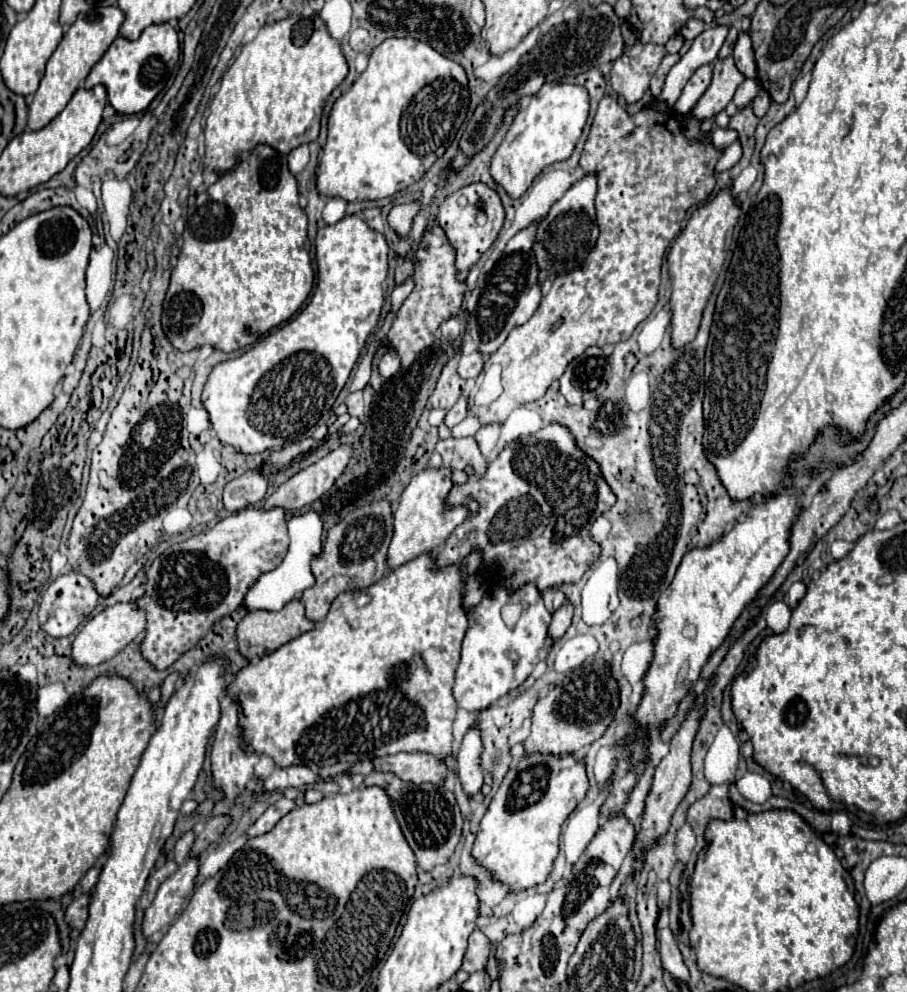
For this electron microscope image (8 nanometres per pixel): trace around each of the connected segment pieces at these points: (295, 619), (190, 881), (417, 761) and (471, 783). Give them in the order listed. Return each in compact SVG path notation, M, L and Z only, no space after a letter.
M292 600L288 602L282 610L278 612L268 612L268 610L252 610L248 612L240 622L238 622L238 628L236 628L236 640L238 640L238 650L244 658L250 658L252 656L252 646L258 648L258 654L260 652L266 652L270 654L272 650L280 648L282 644L298 638L300 634L308 632L314 628L314 622L310 622L304 614L304 606L300 600Z
M188 858L184 866L178 868L176 874L172 874L156 892L154 902L144 912L142 920L142 932L146 938L160 932L172 922L172 916L178 914L182 900L188 896L188 892L196 886L194 878L198 874L198 858Z
M398 752L394 756L382 756L382 758L374 758L374 770L382 770L382 772L392 772L398 778L402 778L404 782L432 782L438 784L446 778L448 768L446 764L438 762L436 758L432 758L432 754L424 754L424 752Z
M476 726L468 728L462 742L460 750L456 754L458 760L458 778L462 782L462 788L468 796L480 792L484 784L484 774L480 766L480 756L482 756L482 740L480 740L480 730Z

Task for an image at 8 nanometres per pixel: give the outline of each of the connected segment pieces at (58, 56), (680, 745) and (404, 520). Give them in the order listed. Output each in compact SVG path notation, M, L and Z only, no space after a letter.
M118 6L94 8L90 12L78 14L76 22L68 28L62 42L50 56L50 60L46 64L46 74L40 80L40 88L36 90L34 100L28 106L30 108L28 110L28 128L30 130L44 128L52 118L56 118L64 110L64 106L68 104L72 94L84 84L92 66L104 56L104 52L108 50L112 40L118 36L122 22L124 22L124 12Z
M698 704L696 708L692 708L692 712L688 714L688 718L686 718L684 724L680 726L678 734L676 734L676 736L672 738L672 742L670 742L670 754L668 754L666 758L662 758L660 764L656 766L656 774L654 774L650 792L648 792L648 796L646 796L644 812L642 812L640 822L638 822L638 828L640 828L640 830L636 830L634 850L646 852L646 850L654 848L662 836L666 836L668 826L670 826L670 820L672 820L672 814L674 814L674 810L678 808L678 804L682 802L684 794L688 792L690 778L692 778L692 770L690 770L690 750L692 750L692 742L694 742L694 736L696 736L696 730L698 730L698 722L700 722L702 712L704 712L704 706L702 706L702 704Z
M444 466L438 470L426 468L424 472L412 478L412 482L402 492L400 504L394 512L394 536L386 558L388 570L394 570L420 554L436 552L438 546L442 546L446 538L452 534L452 530L464 522L464 518L468 516L466 508L452 508L452 510L444 508L444 498L450 488L452 488L450 470Z

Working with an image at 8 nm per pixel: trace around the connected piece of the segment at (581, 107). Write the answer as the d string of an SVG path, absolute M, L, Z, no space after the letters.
M552 84L542 86L536 96L532 96L528 108L518 112L510 130L506 132L502 144L498 146L490 174L506 190L510 198L520 198L532 184L532 180L556 162L568 160L588 118L588 92L584 86L572 84Z

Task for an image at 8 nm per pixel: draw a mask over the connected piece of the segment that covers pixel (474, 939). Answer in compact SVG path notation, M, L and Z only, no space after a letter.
M474 930L468 938L468 950L466 950L462 968L470 974L484 970L488 956L490 956L490 940L480 930Z

